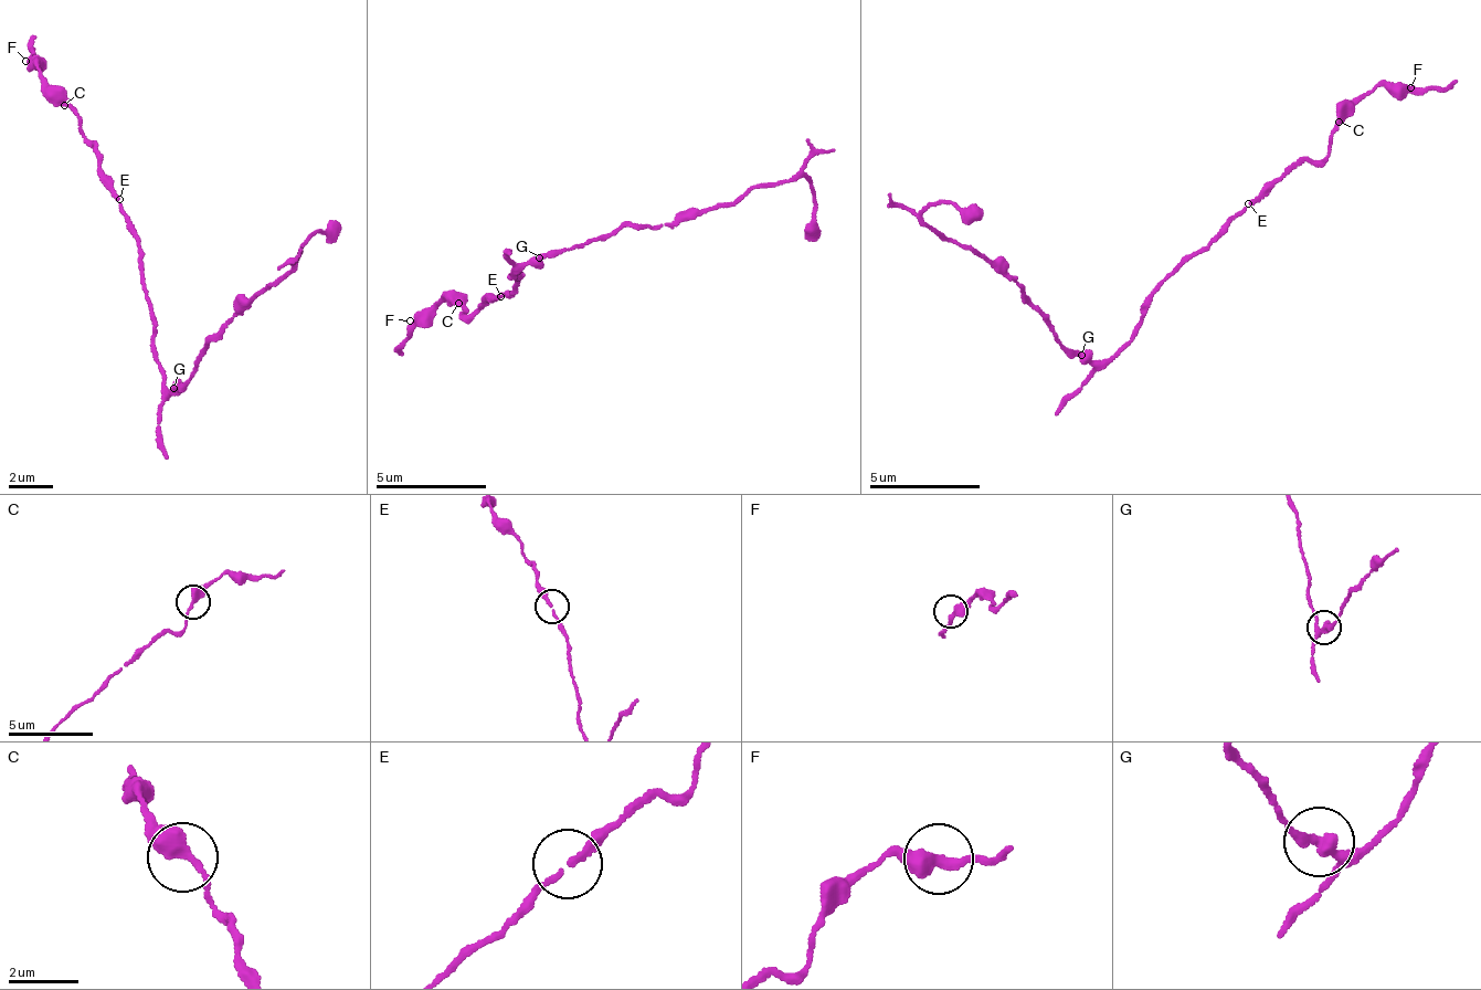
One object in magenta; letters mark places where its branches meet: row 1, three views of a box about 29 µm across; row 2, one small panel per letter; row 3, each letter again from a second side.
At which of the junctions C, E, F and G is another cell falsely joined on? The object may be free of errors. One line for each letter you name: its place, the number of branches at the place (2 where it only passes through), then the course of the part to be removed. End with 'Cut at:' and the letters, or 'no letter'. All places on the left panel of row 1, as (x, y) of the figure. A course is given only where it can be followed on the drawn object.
G: Place: (173, 388). Branches: 2. Course of the part to remove: (173, 388), (209, 339), (298, 260), (310, 238), (334, 229)
Cut at: G

